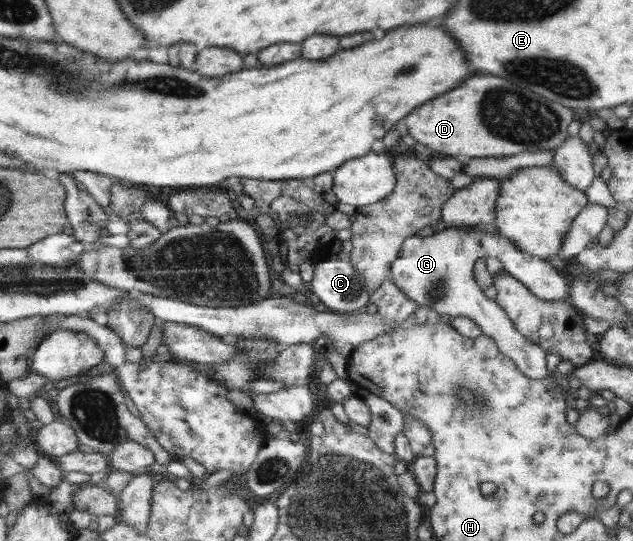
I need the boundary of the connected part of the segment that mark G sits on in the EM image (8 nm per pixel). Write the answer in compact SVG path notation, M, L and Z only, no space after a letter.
M448 228L441 232L433 233L431 236L414 236L408 237L404 241L404 247L400 251L400 257L392 263L392 279L396 284L411 298L418 302L419 306L428 306L440 315L448 315L450 318L454 316L466 316L472 318L483 331L484 334L494 338L496 344L499 345L500 351L512 358L516 362L520 370L526 374L528 378L536 378L544 380L548 377L548 361L546 361L546 350L540 347L537 343L530 341L525 335L520 333L514 322L510 318L506 318L507 313L500 305L490 303L486 295L483 295L483 290L479 287L479 283L475 279L475 267L478 259L489 257L498 257L504 268L513 277L516 277L520 282L528 287L539 298L546 301L558 301L570 299L570 284L560 273L548 264L548 260L542 257L536 257L531 253L526 253L514 244L514 242L500 233L497 229L495 233L480 231L480 228L474 231L464 231L464 228Z

